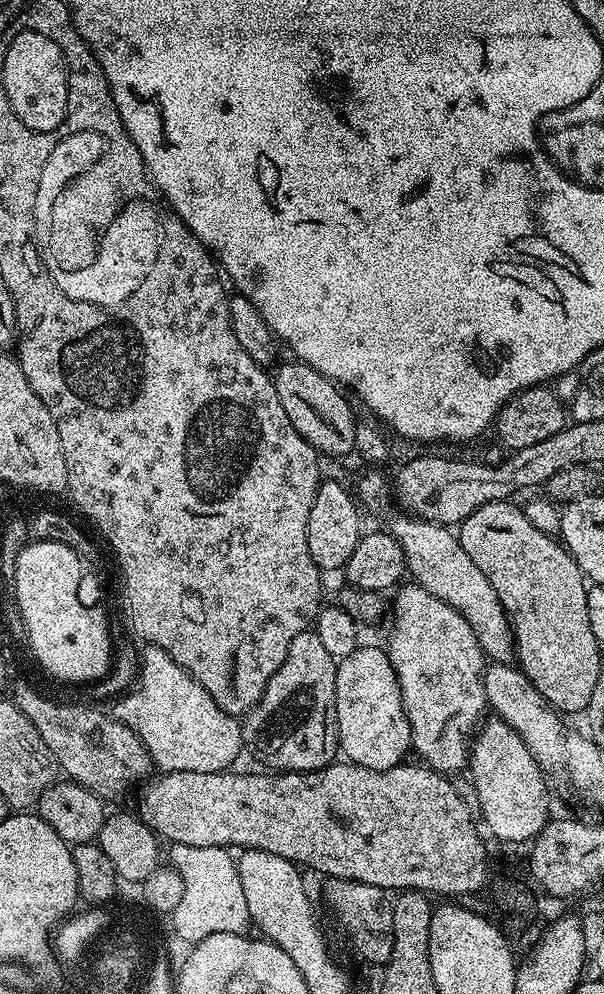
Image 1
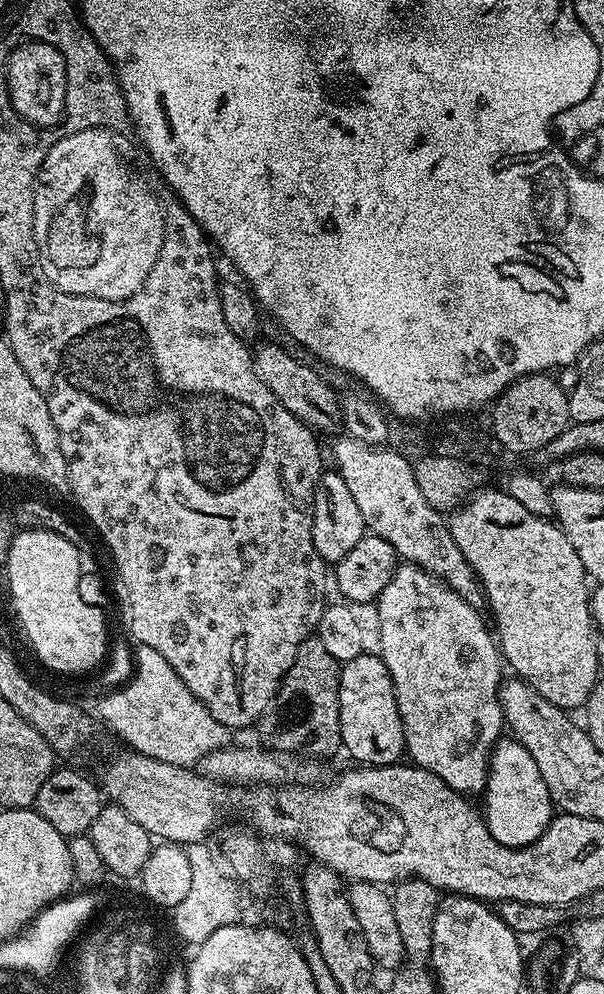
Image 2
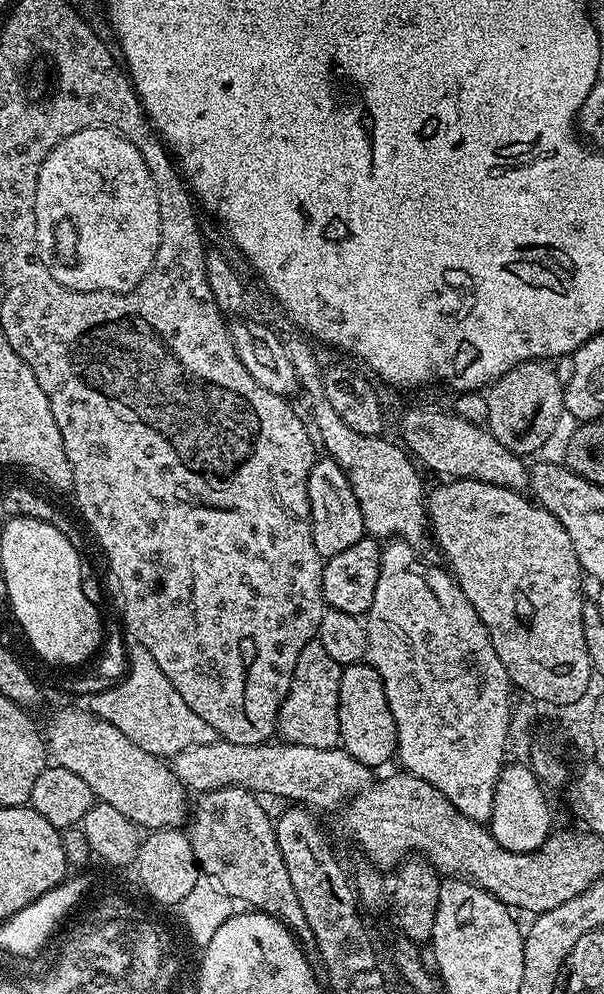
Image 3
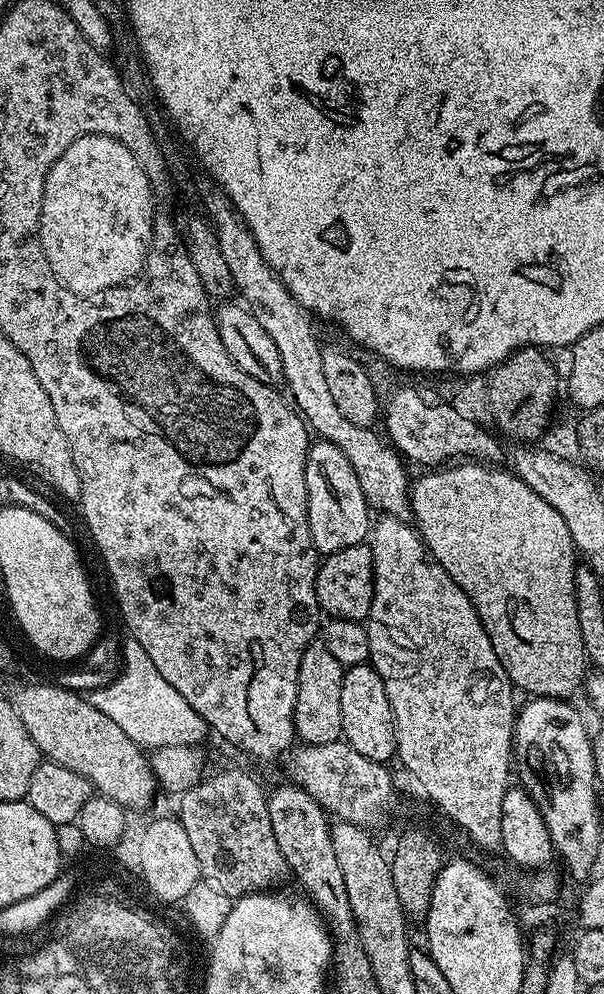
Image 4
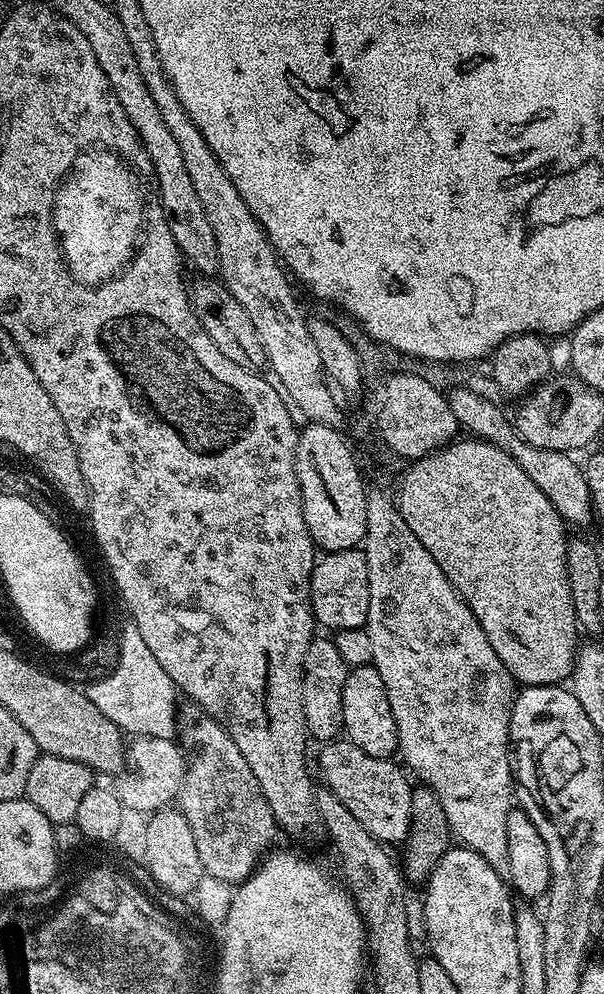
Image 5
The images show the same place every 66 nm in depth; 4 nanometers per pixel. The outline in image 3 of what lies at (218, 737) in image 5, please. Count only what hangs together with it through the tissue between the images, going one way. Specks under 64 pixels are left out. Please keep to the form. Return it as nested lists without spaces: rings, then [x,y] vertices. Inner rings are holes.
[[[219,788],[199,793],[191,805],[190,823],[186,828],[193,856],[199,864],[199,871],[213,884],[217,884],[233,902],[240,903],[241,900],[249,909],[278,918],[299,940],[305,953],[315,953],[314,930],[310,930],[310,922],[306,922],[302,906],[298,906],[298,894],[294,894],[290,874],[286,874],[286,862],[282,862],[282,850],[278,850],[276,825],[273,817],[268,817],[267,810],[260,805],[260,800],[261,797],[257,793],[246,788]]]

